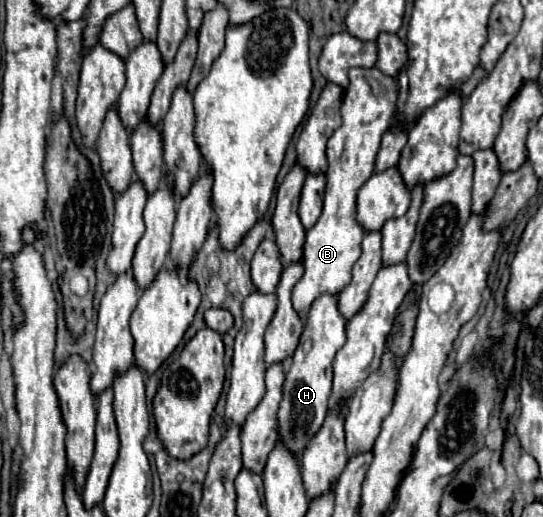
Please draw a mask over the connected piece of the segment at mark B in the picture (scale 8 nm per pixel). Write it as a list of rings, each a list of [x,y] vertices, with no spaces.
[[[362,69],[352,71],[352,81],[344,91],[344,101],[342,101],[342,125],[332,133],[326,147],[328,171],[326,171],[324,209],[318,223],[306,233],[306,243],[302,253],[304,275],[292,291],[292,305],[302,321],[308,319],[308,311],[314,299],[318,299],[320,295],[338,295],[342,287],[350,283],[350,271],[360,255],[360,243],[364,239],[364,231],[354,219],[356,193],[366,183],[366,179],[370,179],[370,175],[374,173],[374,157],[380,149],[380,139],[394,117],[394,107],[398,97],[396,79],[382,77],[380,85],[386,87],[386,91],[380,97],[376,97],[370,91],[368,75],[362,73],[366,71]]]

